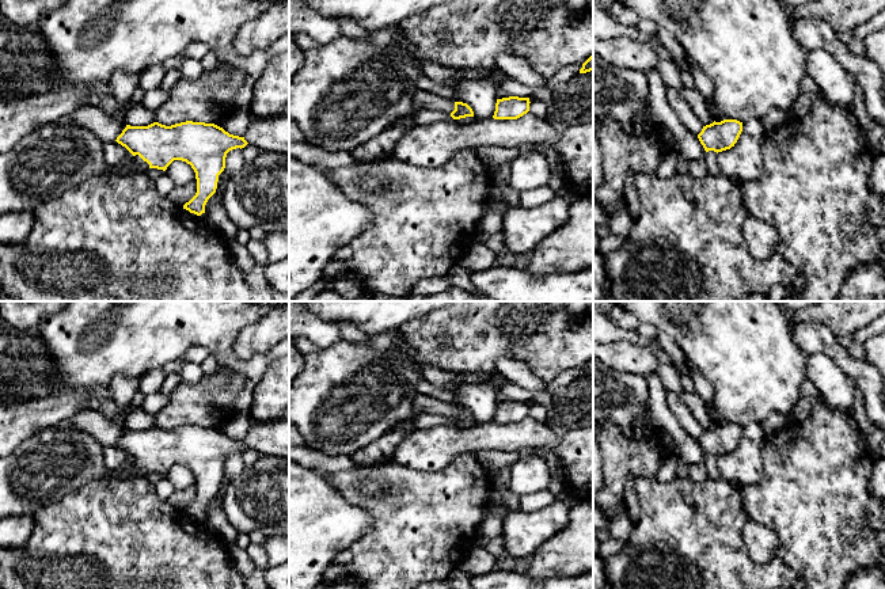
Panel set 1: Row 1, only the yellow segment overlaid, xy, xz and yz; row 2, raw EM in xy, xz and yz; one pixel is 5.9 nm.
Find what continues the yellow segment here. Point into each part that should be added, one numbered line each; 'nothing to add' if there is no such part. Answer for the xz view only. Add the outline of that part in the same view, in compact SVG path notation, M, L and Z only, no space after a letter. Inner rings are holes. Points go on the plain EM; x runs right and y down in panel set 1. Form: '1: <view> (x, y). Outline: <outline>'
1: xz (422, 403). Outline: M417 394L413 402L413 413L426 413L451 418L455 414L455 404L425 394Z

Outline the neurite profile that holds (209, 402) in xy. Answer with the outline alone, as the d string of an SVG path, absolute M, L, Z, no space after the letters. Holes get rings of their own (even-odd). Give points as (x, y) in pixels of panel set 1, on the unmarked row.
M228 368L204 375L195 384L181 384L160 410L156 426L171 430L193 425L223 426L233 415L233 402L248 380Z

